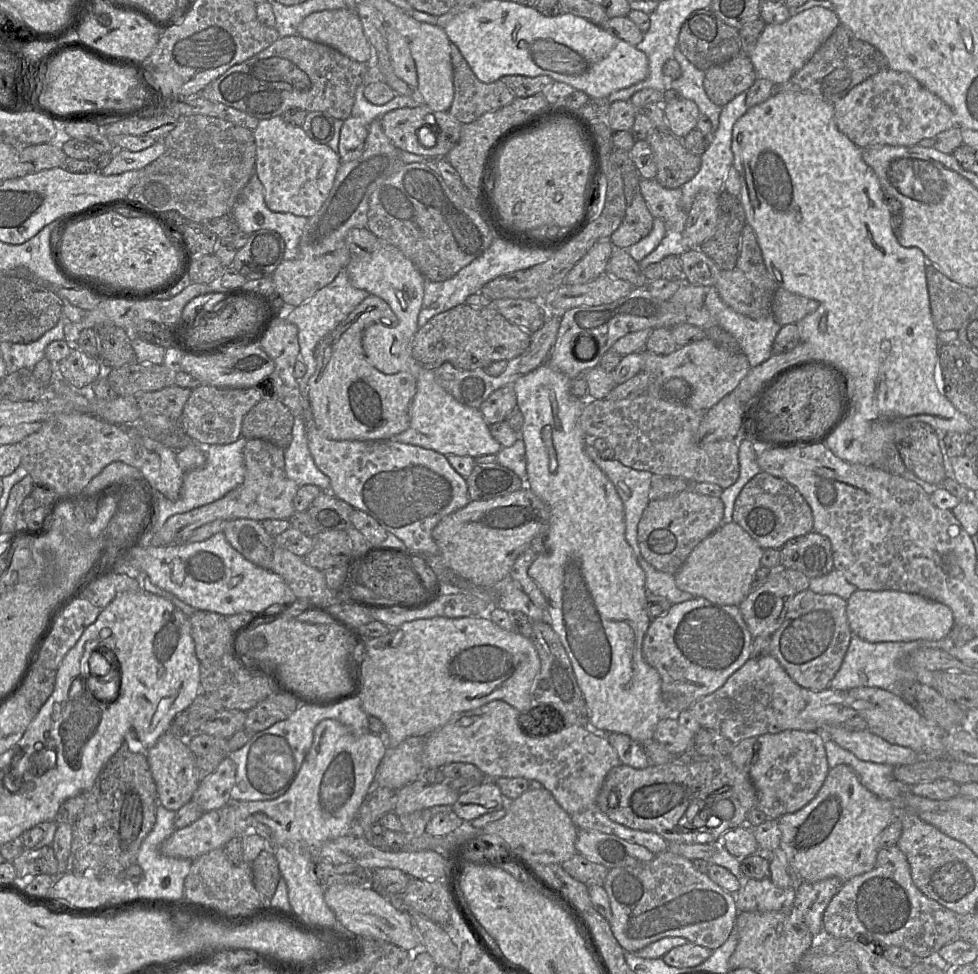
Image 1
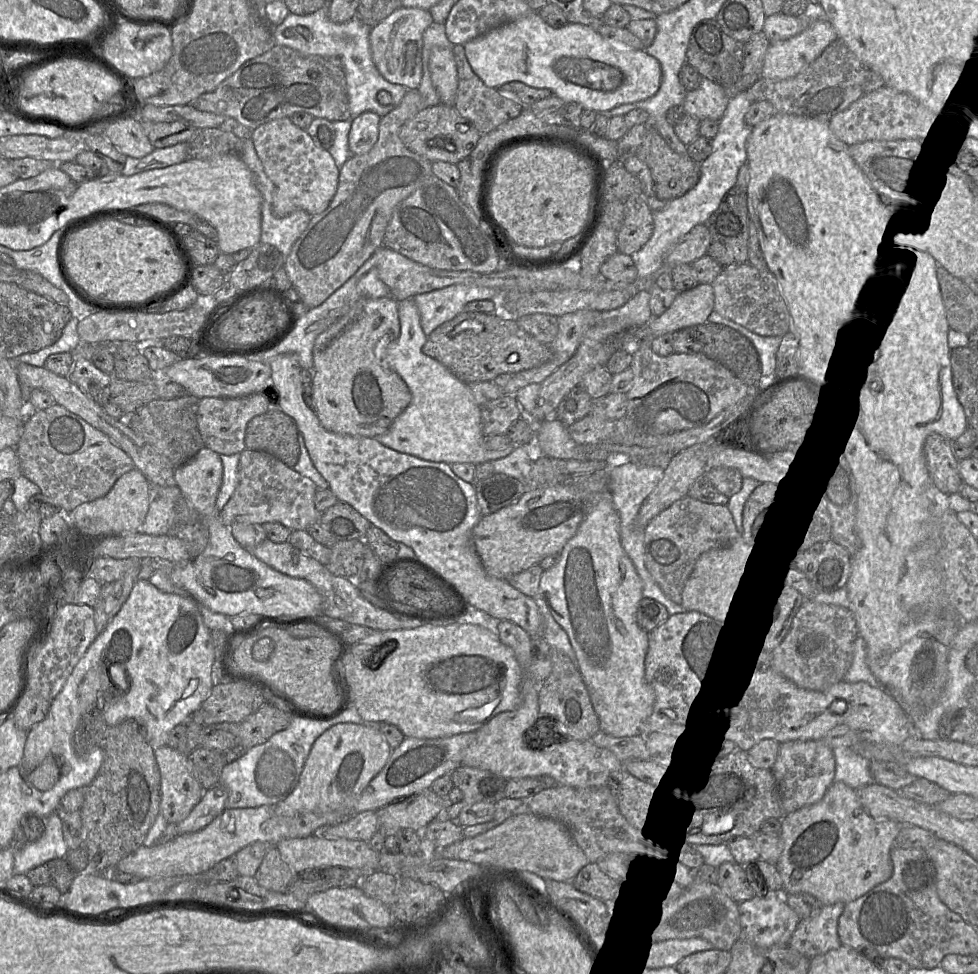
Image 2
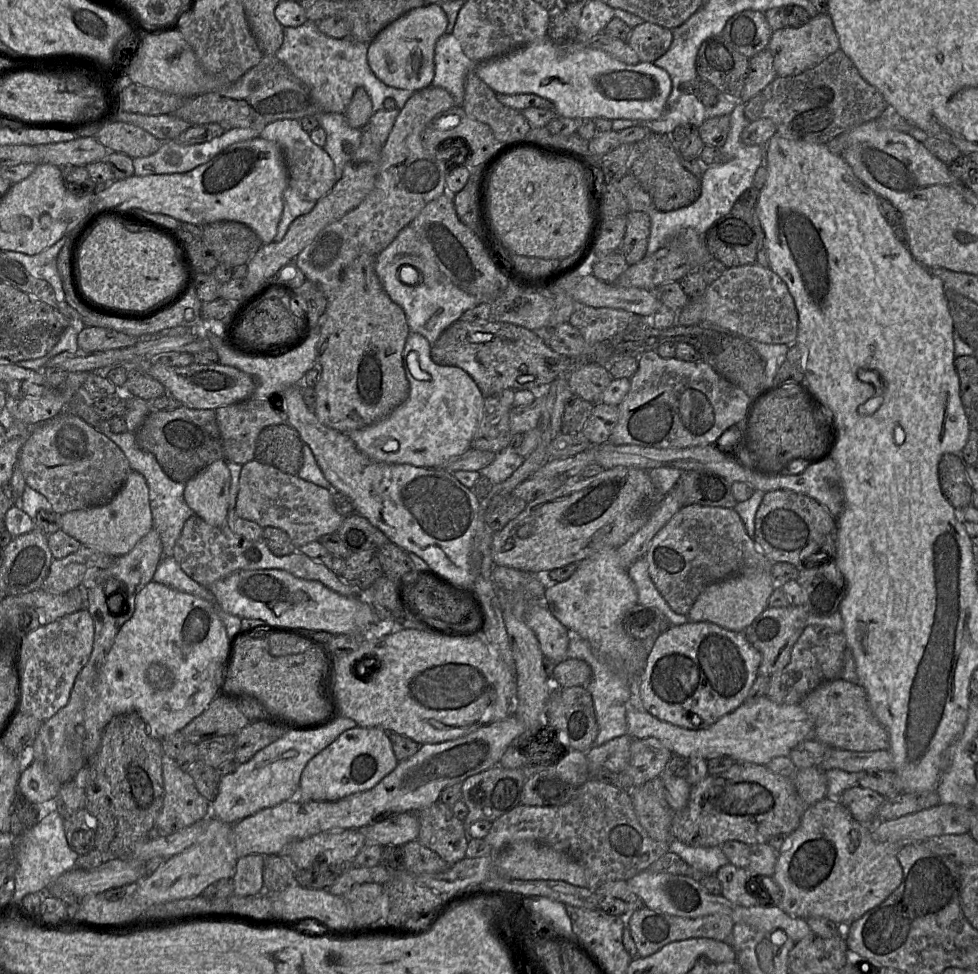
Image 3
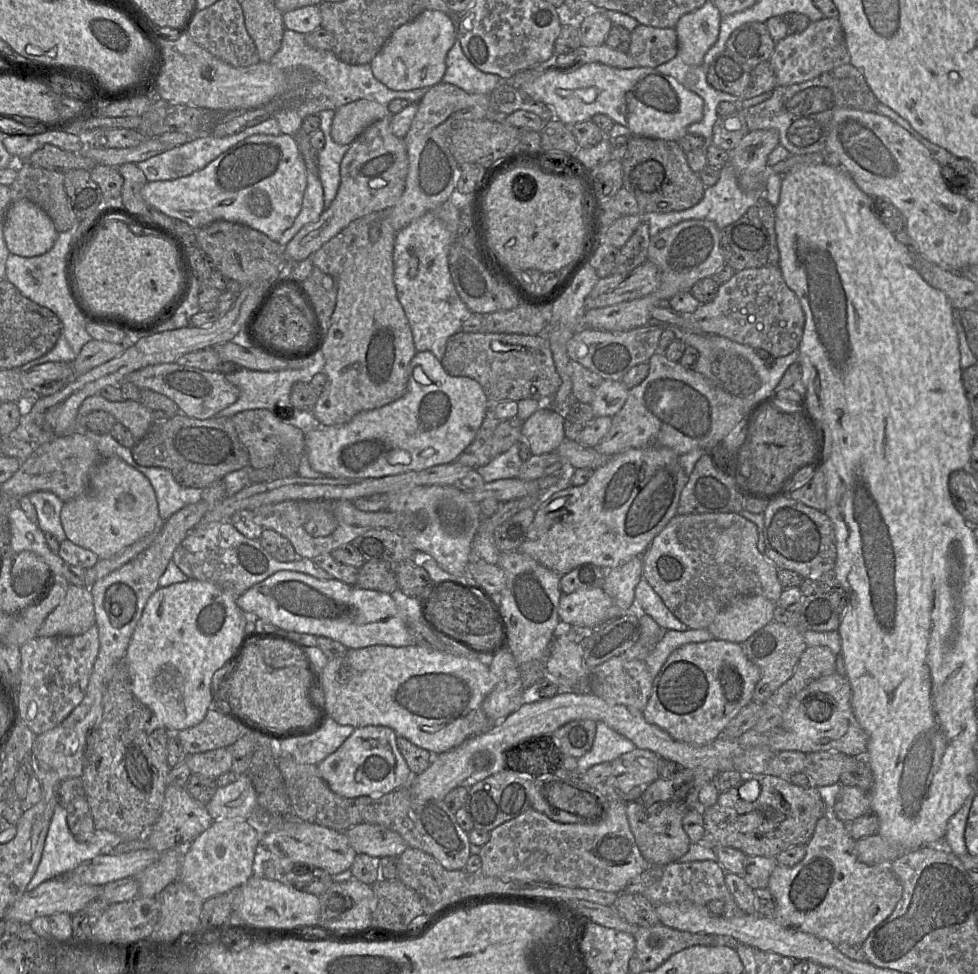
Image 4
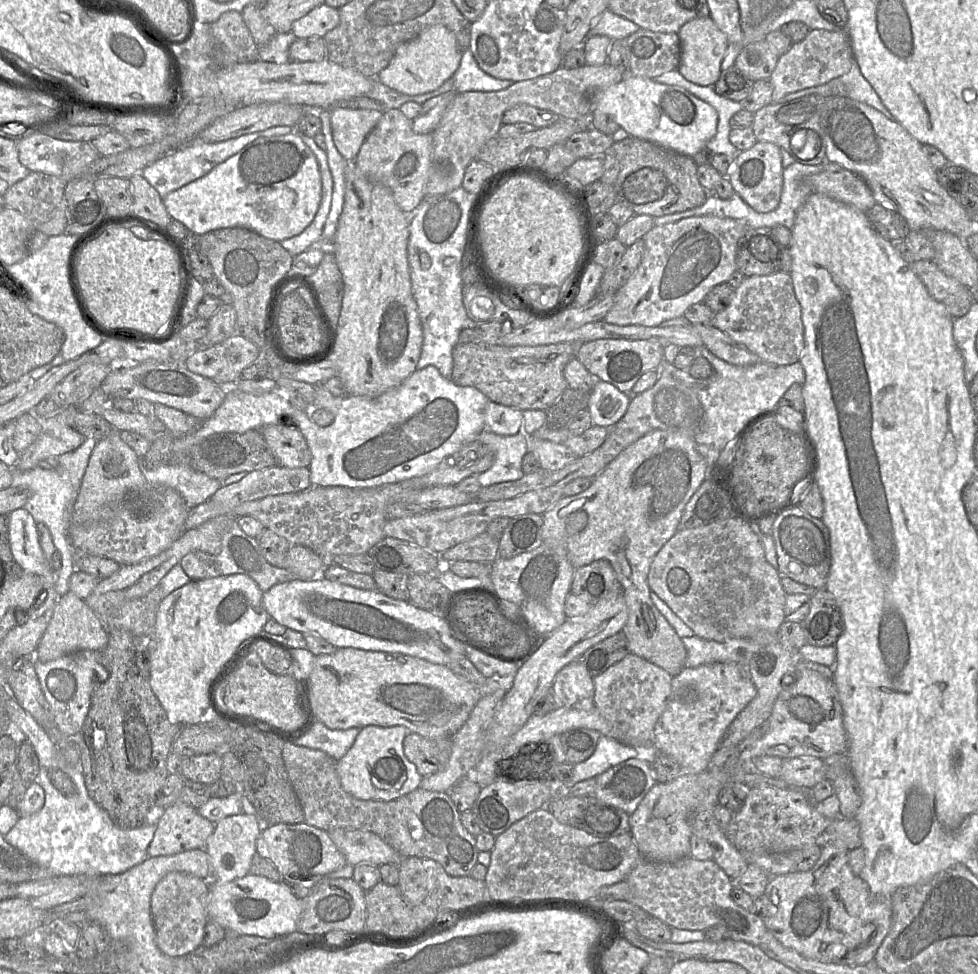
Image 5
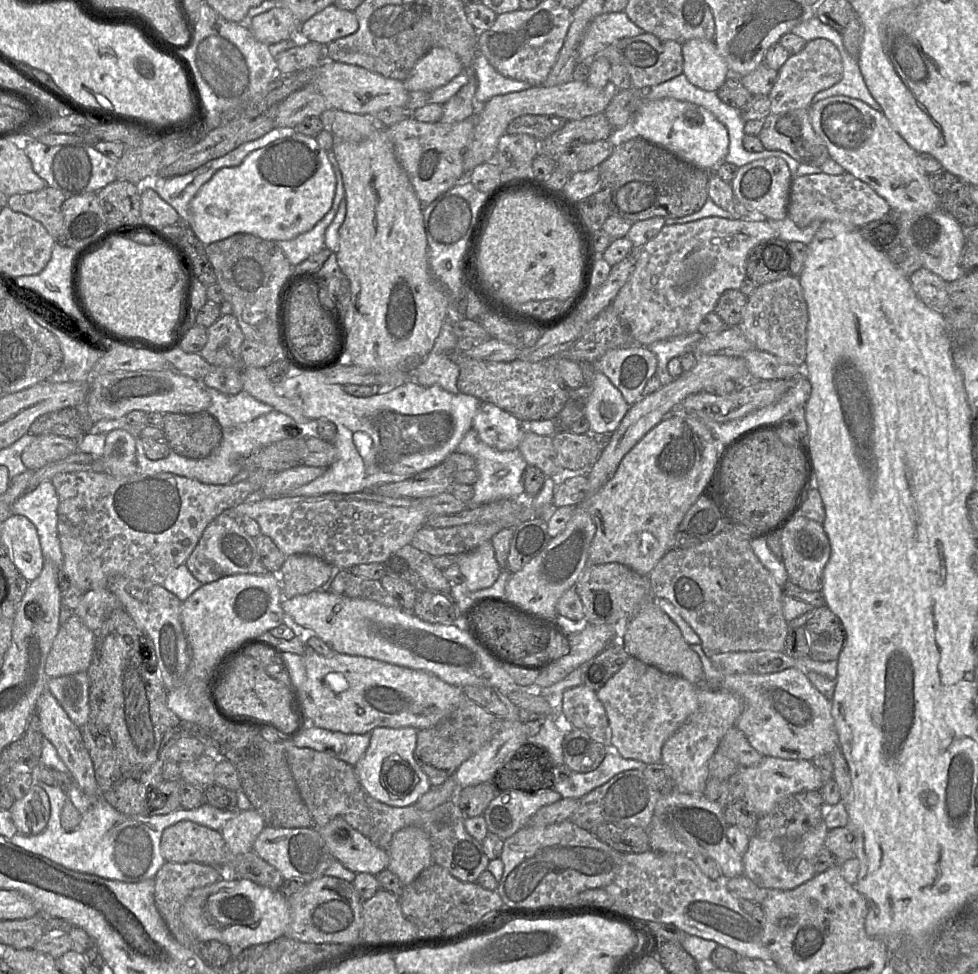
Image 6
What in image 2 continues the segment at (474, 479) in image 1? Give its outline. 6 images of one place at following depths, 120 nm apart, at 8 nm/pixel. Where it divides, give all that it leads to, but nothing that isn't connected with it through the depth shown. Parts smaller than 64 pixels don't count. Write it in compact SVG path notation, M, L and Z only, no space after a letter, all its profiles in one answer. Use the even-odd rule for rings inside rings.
M497 472L475 482L474 486L482 516L516 503L528 490L527 485L520 480Z

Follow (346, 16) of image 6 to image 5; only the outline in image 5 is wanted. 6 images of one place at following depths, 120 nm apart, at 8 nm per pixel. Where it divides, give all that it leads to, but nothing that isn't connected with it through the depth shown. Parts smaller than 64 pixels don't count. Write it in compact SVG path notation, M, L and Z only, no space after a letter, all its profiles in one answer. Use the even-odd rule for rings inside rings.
M322 3L302 18L294 21L291 32L297 38L324 37L329 31L337 27L339 22L338 9Z

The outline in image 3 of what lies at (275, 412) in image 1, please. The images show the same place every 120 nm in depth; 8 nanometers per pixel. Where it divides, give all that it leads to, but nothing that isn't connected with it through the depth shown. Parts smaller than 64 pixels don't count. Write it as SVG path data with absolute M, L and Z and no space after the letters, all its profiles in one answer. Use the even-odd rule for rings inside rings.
M289 423L270 425L257 437L255 459L284 473L297 475L303 465L303 446L298 431Z

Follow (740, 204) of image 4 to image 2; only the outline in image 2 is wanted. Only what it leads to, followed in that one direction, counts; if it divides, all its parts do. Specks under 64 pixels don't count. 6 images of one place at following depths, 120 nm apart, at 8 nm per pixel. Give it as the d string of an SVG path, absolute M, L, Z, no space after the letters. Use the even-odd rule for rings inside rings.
M746 91L729 101L719 121L718 132L712 140L712 153L699 164L700 177L695 187L683 196L669 201L661 210L653 211L652 236L640 250L630 255L636 266L638 279L654 276L652 288L655 286L655 279L663 272L663 259L668 248L694 226L705 224L727 192L736 186L739 169L747 162L746 142L752 128L746 124L745 115L751 103Z

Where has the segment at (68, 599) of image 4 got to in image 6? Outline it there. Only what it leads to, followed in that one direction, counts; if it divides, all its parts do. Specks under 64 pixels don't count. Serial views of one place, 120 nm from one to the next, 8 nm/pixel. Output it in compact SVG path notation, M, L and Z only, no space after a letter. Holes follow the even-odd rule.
M74 613L59 626L45 662L47 678L87 672L95 633Z

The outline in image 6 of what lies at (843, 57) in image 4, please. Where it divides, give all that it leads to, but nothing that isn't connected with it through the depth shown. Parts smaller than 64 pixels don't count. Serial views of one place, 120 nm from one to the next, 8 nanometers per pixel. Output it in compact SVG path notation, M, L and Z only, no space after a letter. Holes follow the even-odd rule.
M824 38L807 42L799 53L790 55L778 70L777 80L768 95L771 113L779 114L789 110L809 109L814 96L839 82L842 76L842 59L832 42Z

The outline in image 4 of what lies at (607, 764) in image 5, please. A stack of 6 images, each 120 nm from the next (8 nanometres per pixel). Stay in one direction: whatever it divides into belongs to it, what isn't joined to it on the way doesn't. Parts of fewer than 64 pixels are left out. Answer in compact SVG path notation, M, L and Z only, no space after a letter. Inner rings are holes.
M602 721L596 722L596 735L591 749L578 758L578 771L585 773L596 764L612 762L624 753L636 748L626 737L614 731Z

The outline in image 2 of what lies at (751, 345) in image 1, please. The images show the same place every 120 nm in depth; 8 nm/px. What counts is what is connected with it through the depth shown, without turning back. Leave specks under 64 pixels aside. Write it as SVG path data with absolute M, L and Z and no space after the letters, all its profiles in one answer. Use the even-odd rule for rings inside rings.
M713 310L709 315L708 321L729 326L741 333L746 338L748 338L752 342L759 354L763 376L775 374L776 353L778 351L782 337L758 335L748 330L744 326L737 324L732 320L724 318L715 310Z

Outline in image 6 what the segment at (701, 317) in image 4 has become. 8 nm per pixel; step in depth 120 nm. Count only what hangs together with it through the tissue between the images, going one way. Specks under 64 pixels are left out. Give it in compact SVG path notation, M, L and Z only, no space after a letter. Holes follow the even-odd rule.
M795 276L759 285L748 296L741 323L737 326L755 349L773 354L785 363L803 366L806 358L808 309L800 281Z

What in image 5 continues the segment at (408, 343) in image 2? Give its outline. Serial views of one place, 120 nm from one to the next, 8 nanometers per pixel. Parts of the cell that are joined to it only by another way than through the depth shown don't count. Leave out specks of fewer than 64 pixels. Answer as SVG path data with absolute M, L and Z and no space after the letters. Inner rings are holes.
M426 366L421 370L415 370L403 383L375 397L362 397L347 395L339 397L331 394L321 384L316 385L316 396L312 403L312 408L323 408L334 415L334 421L327 427L321 427L314 423L310 418L303 418L303 422L298 422L298 428L304 435L307 444L312 453L312 461L309 465L311 474L311 486L344 486L353 489L379 488L384 485L399 483L401 481L415 478L427 474L434 470L445 458L451 456L464 445L477 439L479 434L486 430L485 427L485 409L489 399L477 388L472 386L458 386L450 379L441 375L434 366Z

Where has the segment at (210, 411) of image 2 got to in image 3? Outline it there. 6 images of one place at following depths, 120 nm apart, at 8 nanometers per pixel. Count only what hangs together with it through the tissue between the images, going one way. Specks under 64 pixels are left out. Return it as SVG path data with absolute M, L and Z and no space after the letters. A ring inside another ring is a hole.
M248 398L241 402L219 407L215 410L220 430L223 453L226 461L241 465L255 459L256 440L259 433L267 426L285 423L285 415L277 414L268 399Z

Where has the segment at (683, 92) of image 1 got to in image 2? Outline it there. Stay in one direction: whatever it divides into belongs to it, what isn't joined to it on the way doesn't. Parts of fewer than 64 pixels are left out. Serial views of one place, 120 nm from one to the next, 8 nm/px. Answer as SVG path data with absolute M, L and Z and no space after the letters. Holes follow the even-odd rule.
M702 77L697 89L686 92L683 106L687 114L699 120L720 121L731 99L721 85Z

